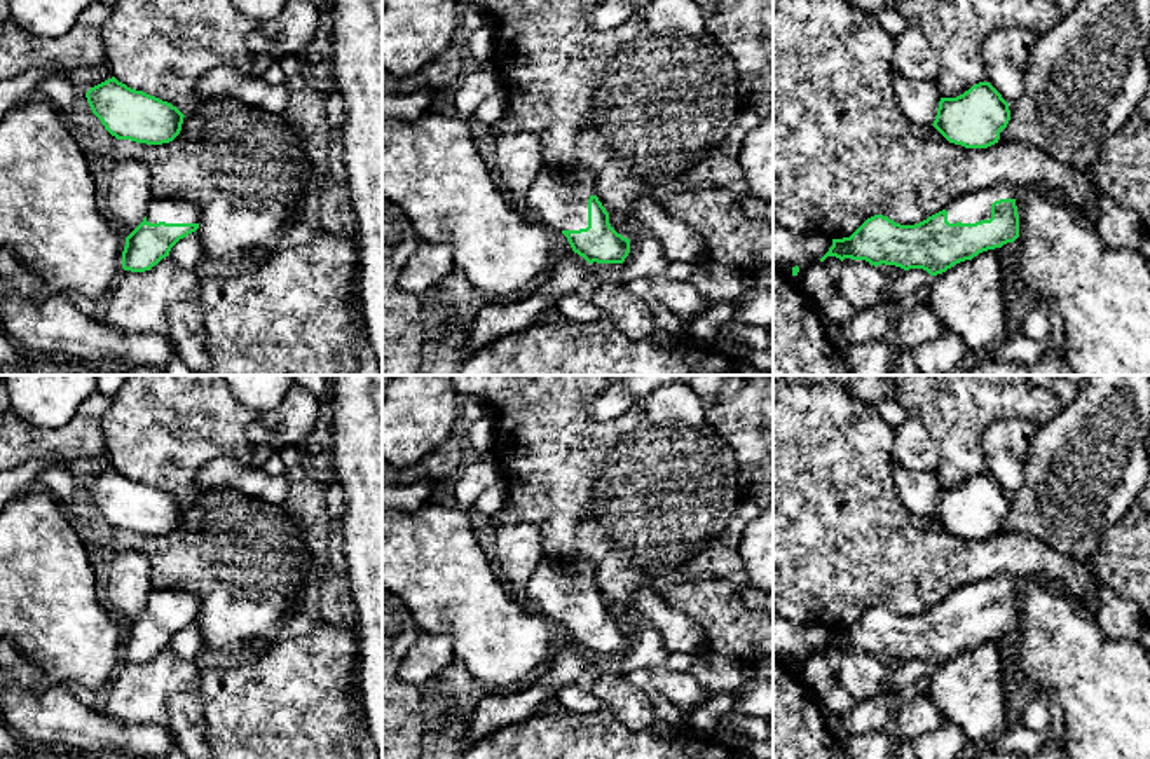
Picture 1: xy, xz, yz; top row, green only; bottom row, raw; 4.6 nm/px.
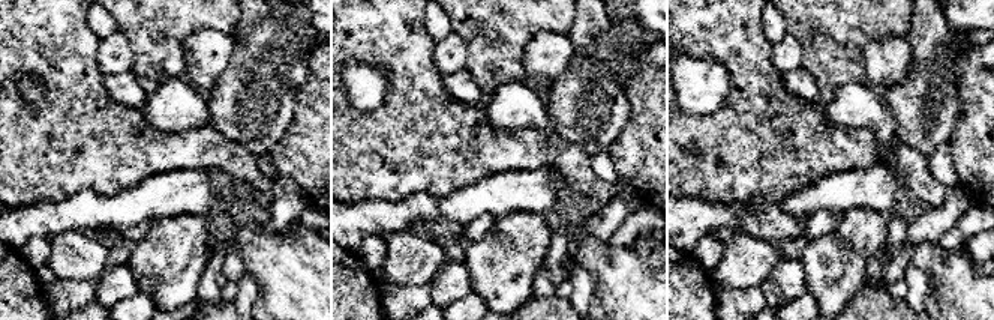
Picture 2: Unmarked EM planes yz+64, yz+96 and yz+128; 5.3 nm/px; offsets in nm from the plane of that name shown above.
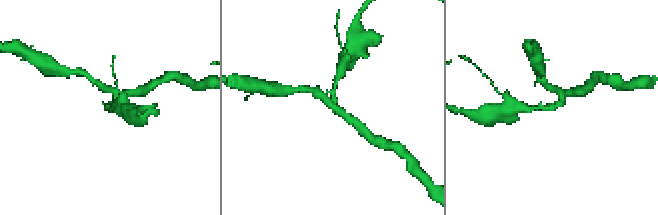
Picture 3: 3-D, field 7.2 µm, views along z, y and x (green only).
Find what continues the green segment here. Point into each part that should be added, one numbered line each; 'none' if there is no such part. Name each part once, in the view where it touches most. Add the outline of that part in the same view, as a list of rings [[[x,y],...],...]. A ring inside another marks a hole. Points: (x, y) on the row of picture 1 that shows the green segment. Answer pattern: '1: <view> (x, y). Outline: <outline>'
1: yz (969, 208). Outline: [[[1000,183],[991,188],[963,194],[951,201],[946,208],[949,223],[975,223],[991,218],[991,204],[1000,199],[1016,199],[1017,187]]]

